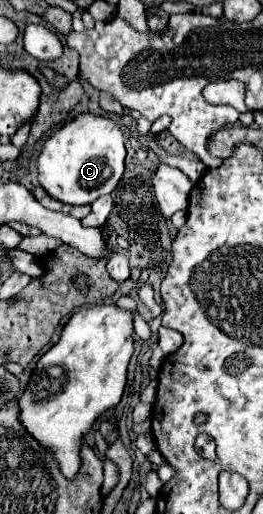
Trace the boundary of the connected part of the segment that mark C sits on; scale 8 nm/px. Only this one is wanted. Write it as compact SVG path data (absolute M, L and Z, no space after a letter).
M81 113L73 121L65 123L59 131L55 131L43 143L43 149L37 157L37 165L39 165L39 183L53 199L67 203L67 205L91 205L101 195L111 193L123 175L123 169L125 169L123 131L119 129L119 125L113 119L99 117L93 113Z

